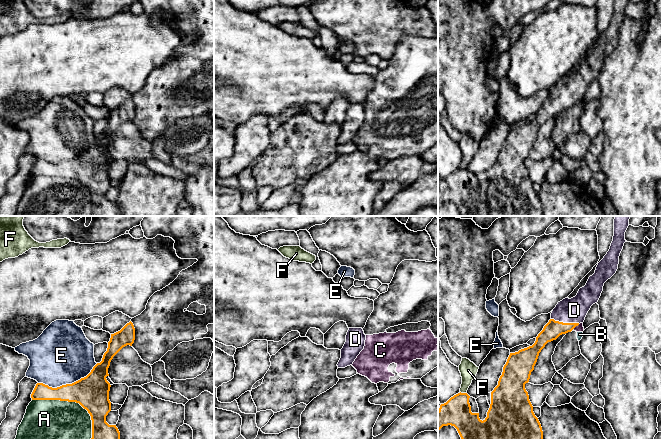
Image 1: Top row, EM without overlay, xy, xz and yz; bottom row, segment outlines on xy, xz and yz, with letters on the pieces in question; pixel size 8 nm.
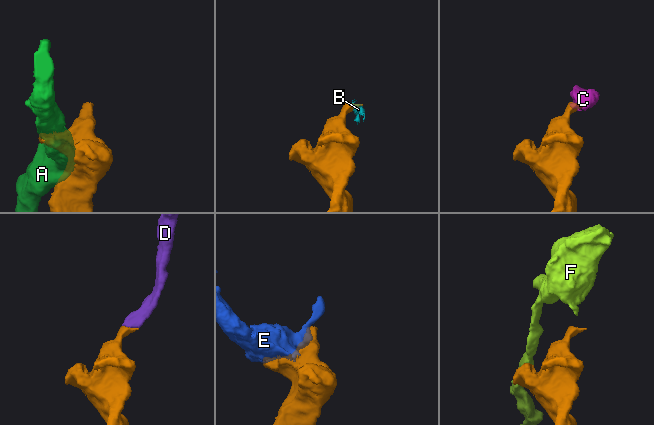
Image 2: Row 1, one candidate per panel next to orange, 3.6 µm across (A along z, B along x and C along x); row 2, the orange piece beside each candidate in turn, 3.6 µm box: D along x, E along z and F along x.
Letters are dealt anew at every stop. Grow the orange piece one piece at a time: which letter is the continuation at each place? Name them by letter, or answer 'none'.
D

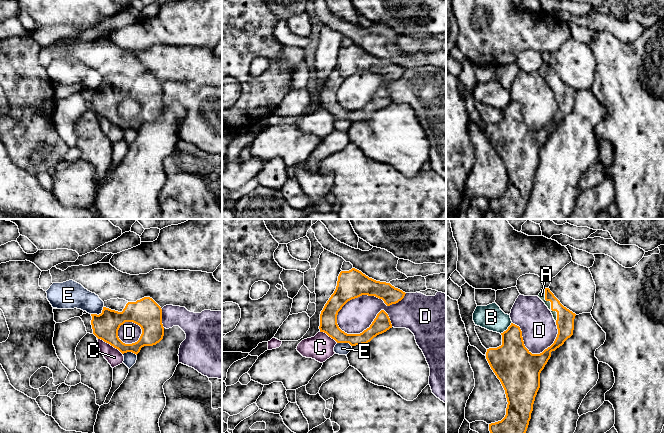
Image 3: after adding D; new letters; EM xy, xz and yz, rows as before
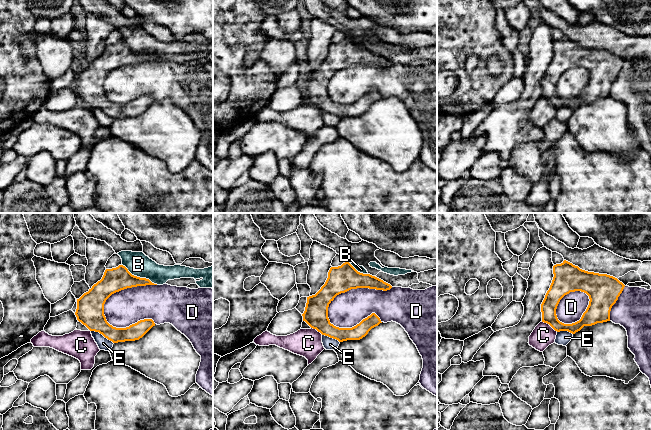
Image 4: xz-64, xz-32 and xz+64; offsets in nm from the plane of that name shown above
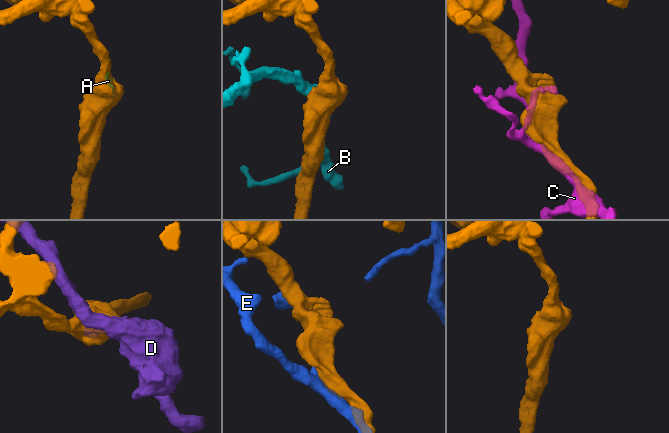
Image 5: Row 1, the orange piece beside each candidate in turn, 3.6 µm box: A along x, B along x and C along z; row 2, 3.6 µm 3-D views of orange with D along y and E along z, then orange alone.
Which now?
A

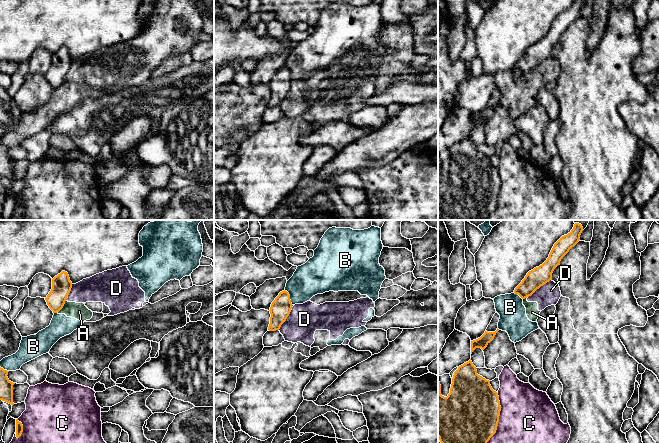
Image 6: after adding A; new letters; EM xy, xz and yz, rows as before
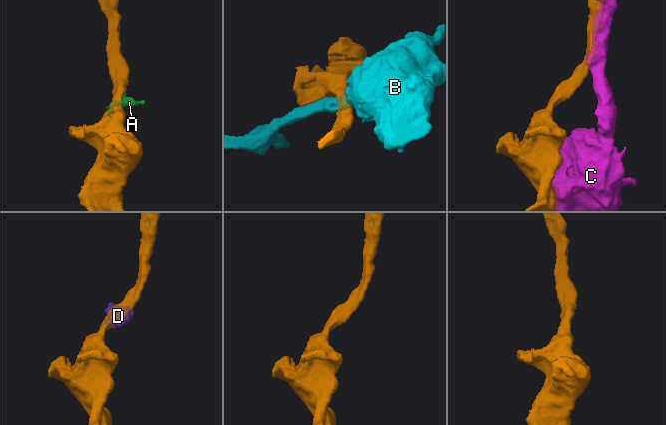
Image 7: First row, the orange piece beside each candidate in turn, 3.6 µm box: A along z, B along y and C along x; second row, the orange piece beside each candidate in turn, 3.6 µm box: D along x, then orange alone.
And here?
none

